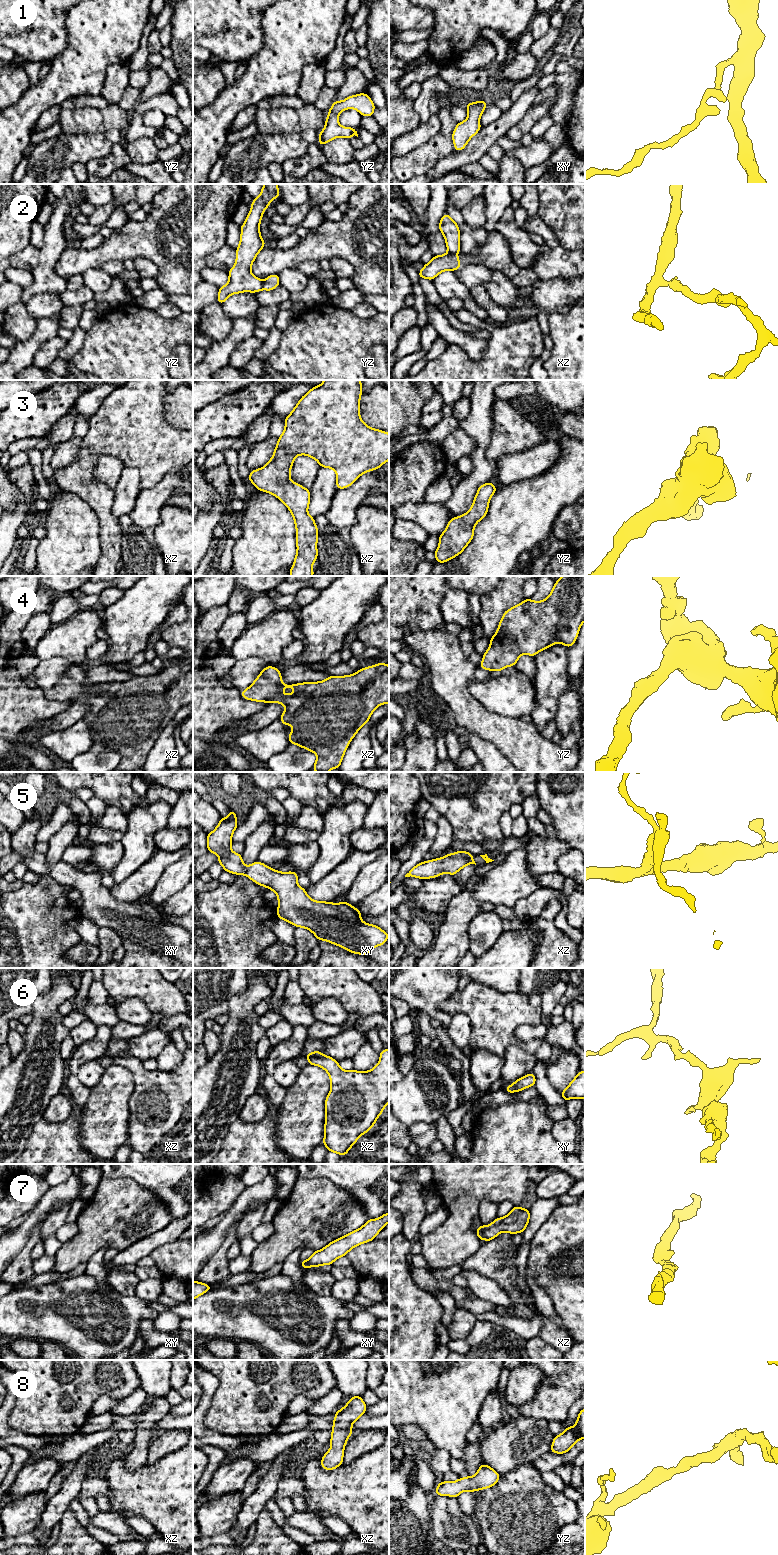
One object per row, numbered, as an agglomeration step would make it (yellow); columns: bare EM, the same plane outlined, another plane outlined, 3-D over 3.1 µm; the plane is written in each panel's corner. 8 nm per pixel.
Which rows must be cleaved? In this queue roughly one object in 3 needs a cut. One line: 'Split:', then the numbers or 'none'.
Split: 2

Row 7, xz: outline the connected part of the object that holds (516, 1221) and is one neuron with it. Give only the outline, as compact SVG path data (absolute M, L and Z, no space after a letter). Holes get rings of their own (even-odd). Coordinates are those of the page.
M514 1206L511 1212L507 1214L505 1217L502 1218L498 1217L488 1226L481 1225L480 1227L478 1227L476 1229L478 1239L479 1241L481 1239L484 1239L486 1242L488 1242L494 1239L496 1236L498 1236L501 1232L508 1232L510 1234L523 1233L523 1231L525 1230L529 1223L529 1218L530 1210L520 1208L519 1206Z

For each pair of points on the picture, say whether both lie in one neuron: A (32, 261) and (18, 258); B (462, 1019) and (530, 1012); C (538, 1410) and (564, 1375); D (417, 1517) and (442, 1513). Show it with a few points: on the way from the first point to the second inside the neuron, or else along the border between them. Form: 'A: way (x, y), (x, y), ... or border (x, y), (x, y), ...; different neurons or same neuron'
A: way (29, 260), (21, 260); same neuron
B: border (457, 1012), (463, 1012), (471, 1022), (469, 1042); different neurons
C: way (547, 1401), (562, 1384); same neuron
D: border (429, 1506), (431, 1528); different neurons

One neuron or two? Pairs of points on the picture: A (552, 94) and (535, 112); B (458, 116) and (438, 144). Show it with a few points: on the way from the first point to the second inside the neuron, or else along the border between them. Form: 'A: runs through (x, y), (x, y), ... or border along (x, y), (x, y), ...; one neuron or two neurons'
A: border along (553, 102), (546, 101), (532, 105); two neurons
B: border along (440, 107), (447, 105), (451, 117), (457, 123); two neurons

